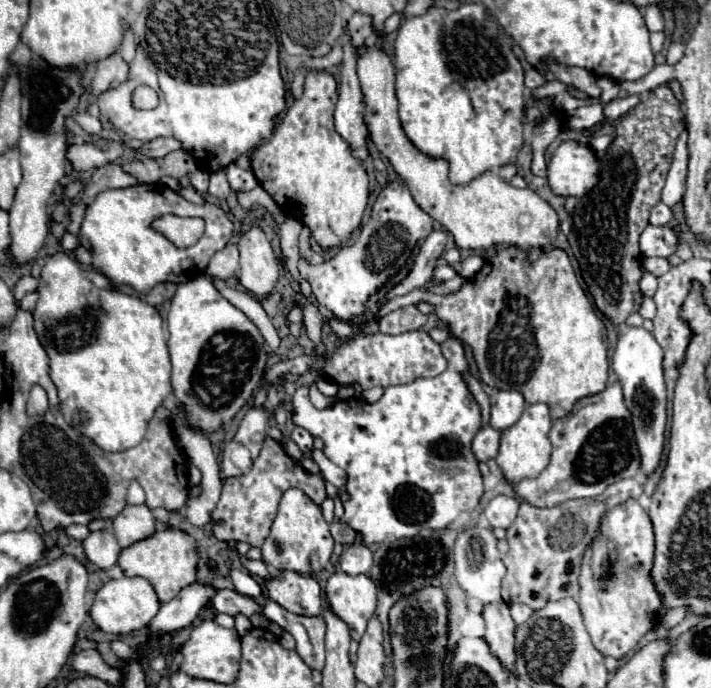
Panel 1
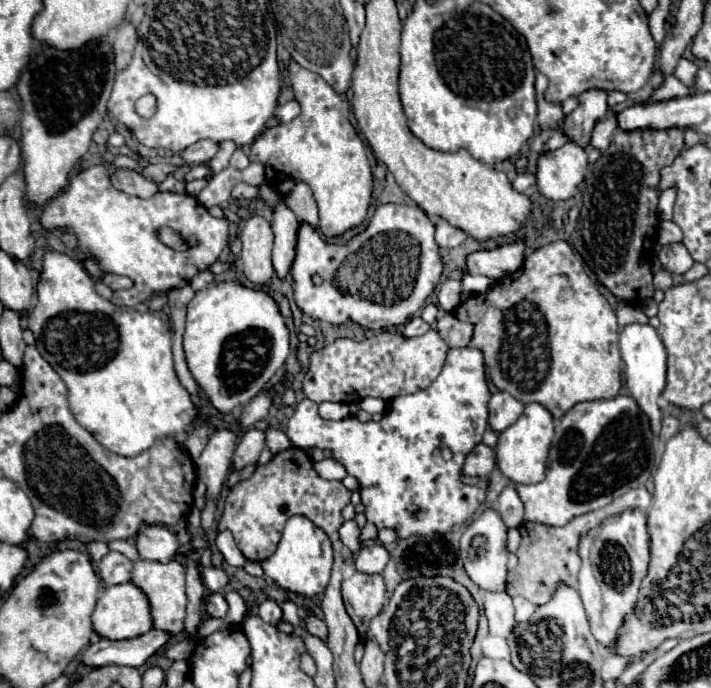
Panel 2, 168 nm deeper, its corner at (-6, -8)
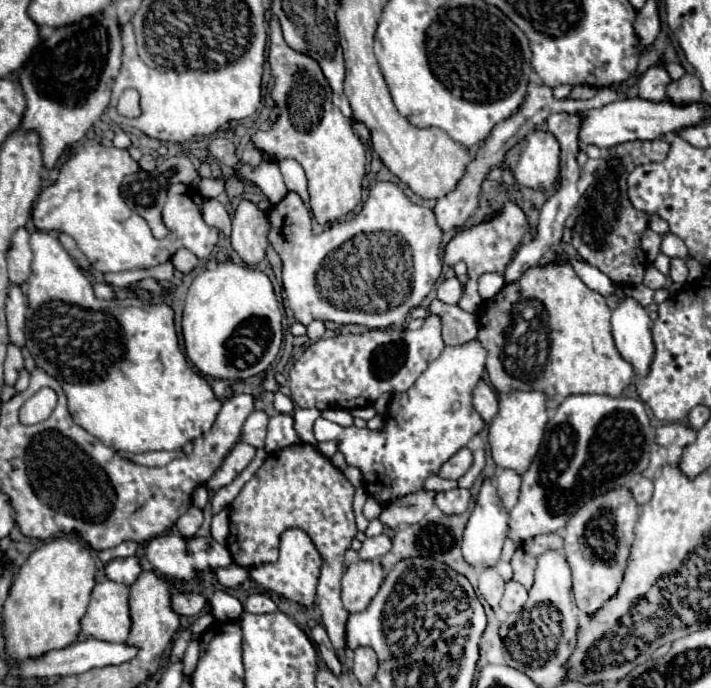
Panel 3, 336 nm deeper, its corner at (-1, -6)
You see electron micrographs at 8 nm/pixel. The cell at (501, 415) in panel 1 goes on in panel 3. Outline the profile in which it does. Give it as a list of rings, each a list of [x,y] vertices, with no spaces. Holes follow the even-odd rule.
[[[480,382],[474,390],[474,408],[486,424],[490,424],[490,420],[498,414],[498,394],[484,382]]]

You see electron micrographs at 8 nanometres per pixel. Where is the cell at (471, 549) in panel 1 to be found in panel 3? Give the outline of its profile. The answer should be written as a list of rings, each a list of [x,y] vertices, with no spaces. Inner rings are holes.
[[[484,480],[482,490],[476,498],[476,506],[470,514],[470,520],[464,528],[464,540],[462,540],[462,554],[464,560],[472,566],[482,566],[482,568],[490,568],[500,560],[500,552],[502,552],[502,544],[506,538],[506,530],[508,530],[508,512],[504,510],[498,494],[496,494],[496,486],[492,480]]]

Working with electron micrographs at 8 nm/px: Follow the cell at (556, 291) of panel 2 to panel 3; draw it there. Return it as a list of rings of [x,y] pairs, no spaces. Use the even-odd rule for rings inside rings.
[[[560,260],[560,262],[550,262],[550,264],[536,264],[534,268],[530,268],[518,282],[510,282],[506,284],[494,298],[486,300],[486,304],[482,302],[482,306],[478,308],[478,336],[476,340],[486,348],[488,352],[488,360],[486,360],[486,372],[490,376],[492,386],[498,390],[498,394],[506,394],[506,392],[514,392],[514,390],[536,390],[536,392],[546,392],[547,407],[557,408],[562,404],[562,400],[566,400],[566,396],[570,394],[608,394],[608,396],[620,396],[620,392],[632,382],[634,378],[634,368],[618,354],[614,340],[612,340],[612,328],[610,328],[610,308],[606,306],[606,300],[590,290],[574,272],[572,264],[568,260]]]

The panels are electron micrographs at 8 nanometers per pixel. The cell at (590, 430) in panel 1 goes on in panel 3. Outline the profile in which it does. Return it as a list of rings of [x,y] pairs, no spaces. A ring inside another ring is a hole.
[[[578,394],[568,396],[554,412],[540,450],[522,476],[520,500],[510,510],[510,536],[516,546],[536,534],[564,528],[570,516],[588,502],[588,494],[594,498],[614,488],[628,488],[632,478],[648,468],[654,430],[640,400]]]

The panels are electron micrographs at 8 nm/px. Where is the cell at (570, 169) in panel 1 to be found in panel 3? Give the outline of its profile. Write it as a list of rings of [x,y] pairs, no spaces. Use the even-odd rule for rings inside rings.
[[[530,132],[508,150],[506,166],[514,172],[518,184],[548,192],[560,176],[560,144],[550,132]]]

